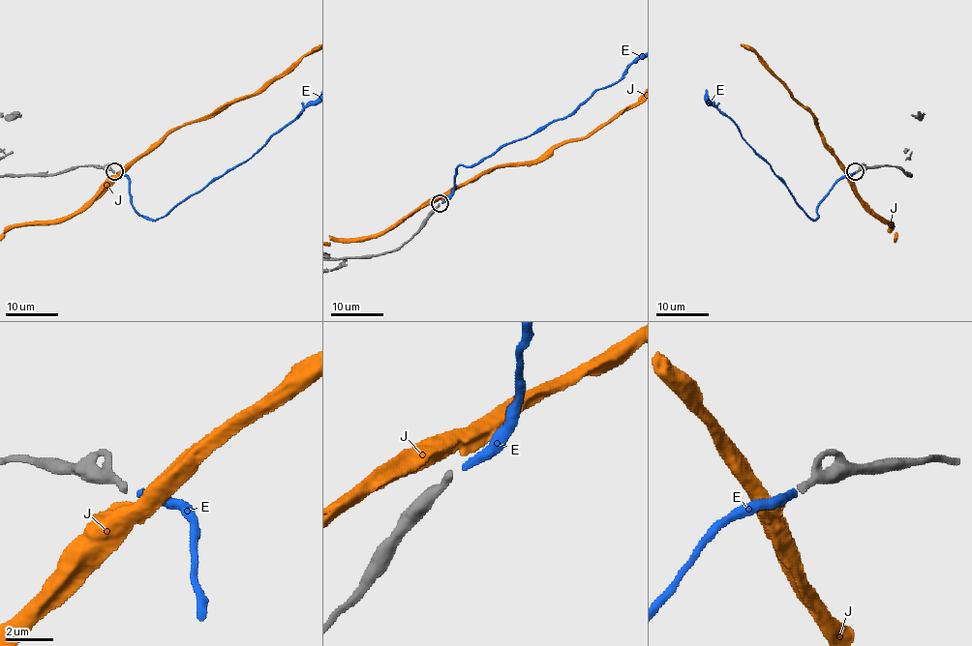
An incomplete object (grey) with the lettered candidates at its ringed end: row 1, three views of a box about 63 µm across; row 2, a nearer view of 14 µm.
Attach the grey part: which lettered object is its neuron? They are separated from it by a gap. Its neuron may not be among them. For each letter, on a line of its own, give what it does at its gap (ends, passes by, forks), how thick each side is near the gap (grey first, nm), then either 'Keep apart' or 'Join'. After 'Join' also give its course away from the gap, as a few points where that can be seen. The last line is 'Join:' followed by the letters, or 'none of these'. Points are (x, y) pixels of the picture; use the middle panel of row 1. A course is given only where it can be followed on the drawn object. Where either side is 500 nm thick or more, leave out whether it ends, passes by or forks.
E: It ends there. Thickness 320 nm (grey) against 340 nm. Join
J: Thickness 320 nm (grey) against 700 nm. Keep apart
Join: E

